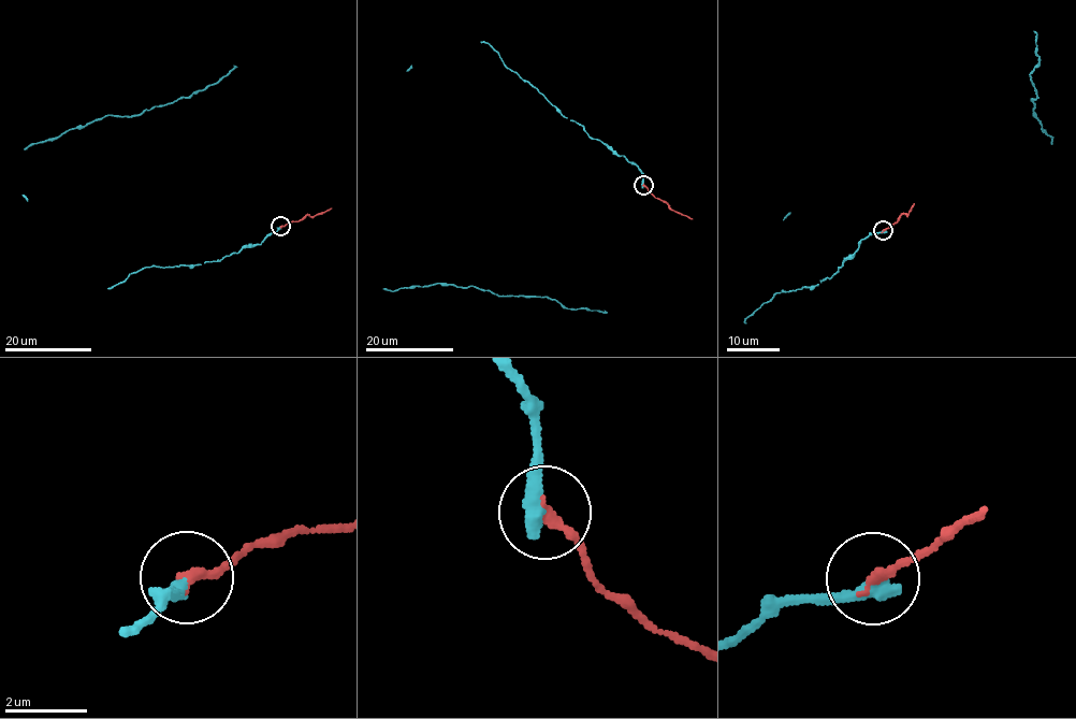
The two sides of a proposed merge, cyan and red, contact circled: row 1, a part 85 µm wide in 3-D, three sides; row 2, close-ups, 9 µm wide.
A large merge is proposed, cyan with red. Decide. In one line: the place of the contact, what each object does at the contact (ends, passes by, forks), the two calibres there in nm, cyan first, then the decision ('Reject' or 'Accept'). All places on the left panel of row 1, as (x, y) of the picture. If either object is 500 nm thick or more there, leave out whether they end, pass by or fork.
Place: (280, 226). At the ring cyan ends. At the ring red ends. Thickness 420 nm (cyan) against 280 nm. Accept

